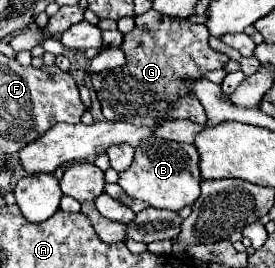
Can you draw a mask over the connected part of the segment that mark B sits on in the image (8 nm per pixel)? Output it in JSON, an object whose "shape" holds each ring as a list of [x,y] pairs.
{"shape":[[[149,137],[141,141],[141,145],[135,149],[133,163],[127,171],[119,173],[119,185],[123,191],[133,197],[149,203],[151,207],[157,209],[171,209],[179,211],[185,205],[195,203],[199,197],[199,183],[201,183],[201,173],[199,173],[199,155],[195,151],[195,145],[185,145],[185,143],[173,143],[157,137]]]}

